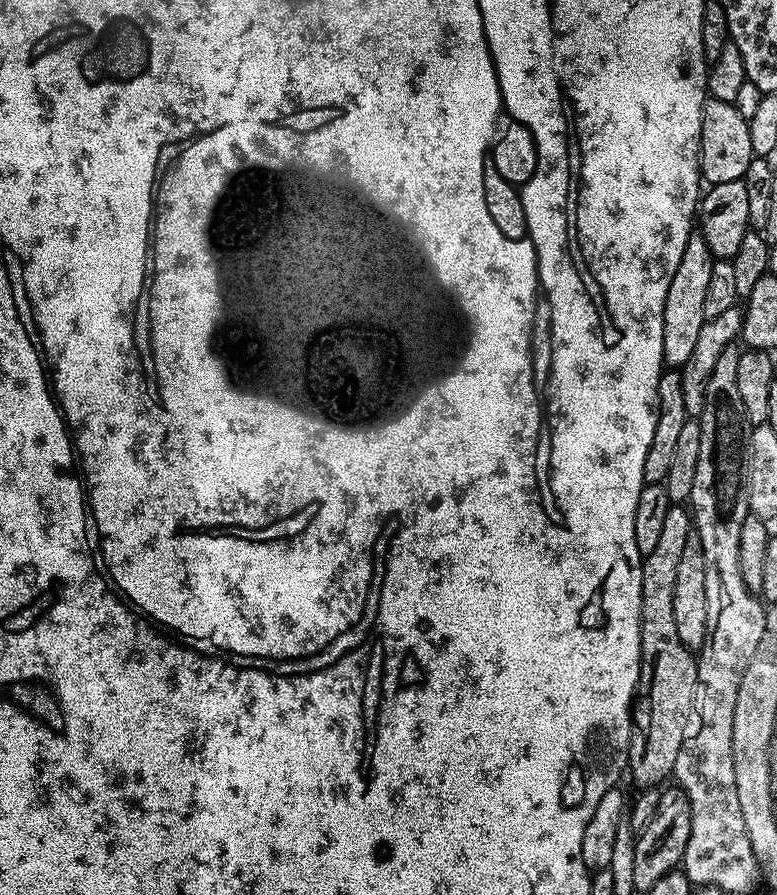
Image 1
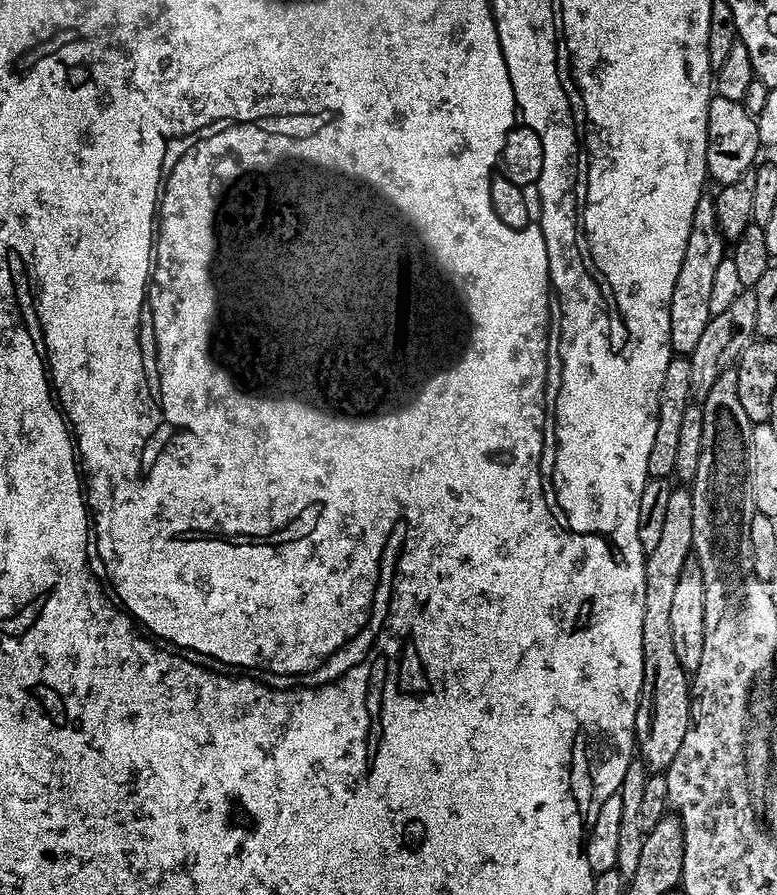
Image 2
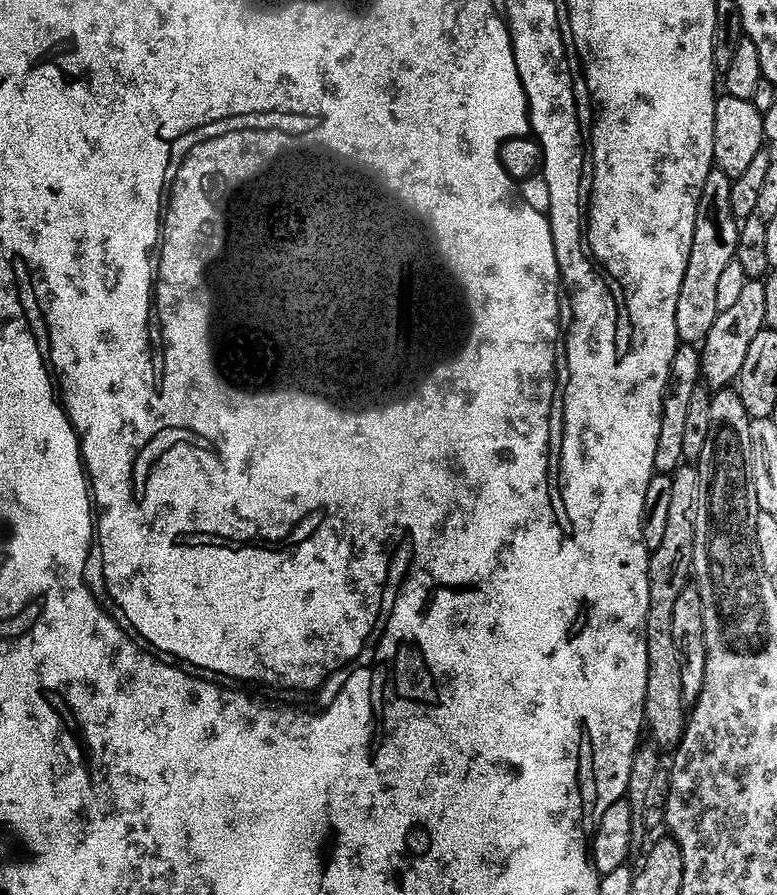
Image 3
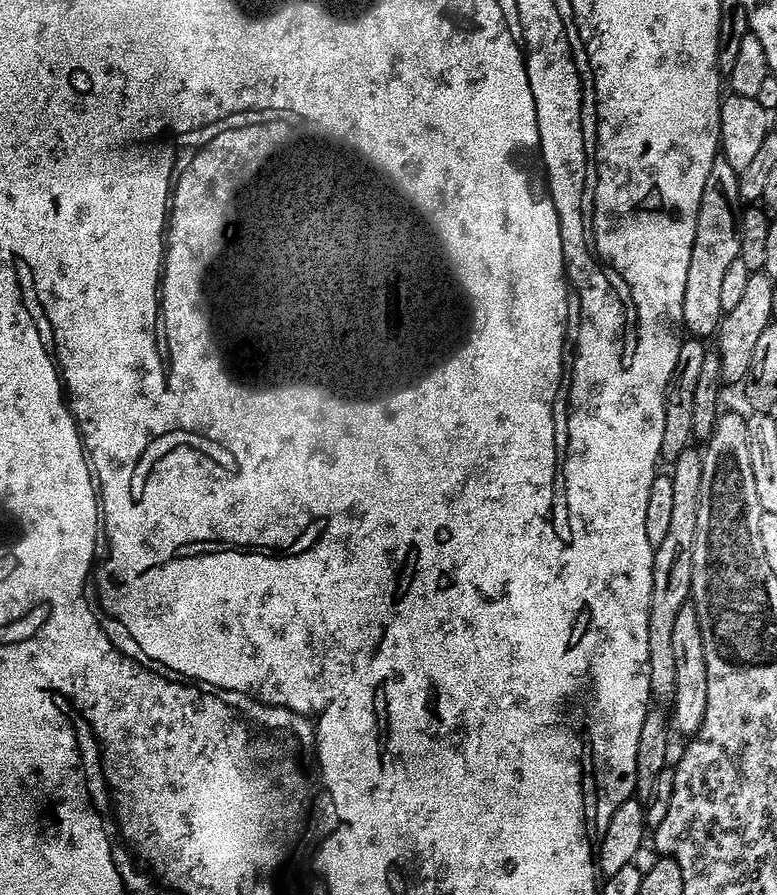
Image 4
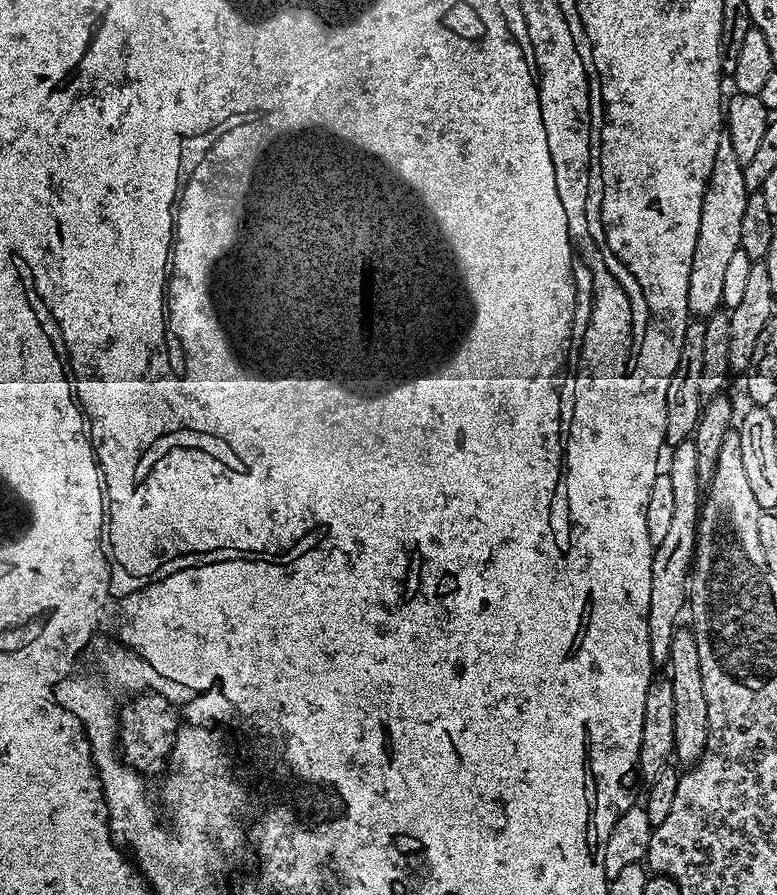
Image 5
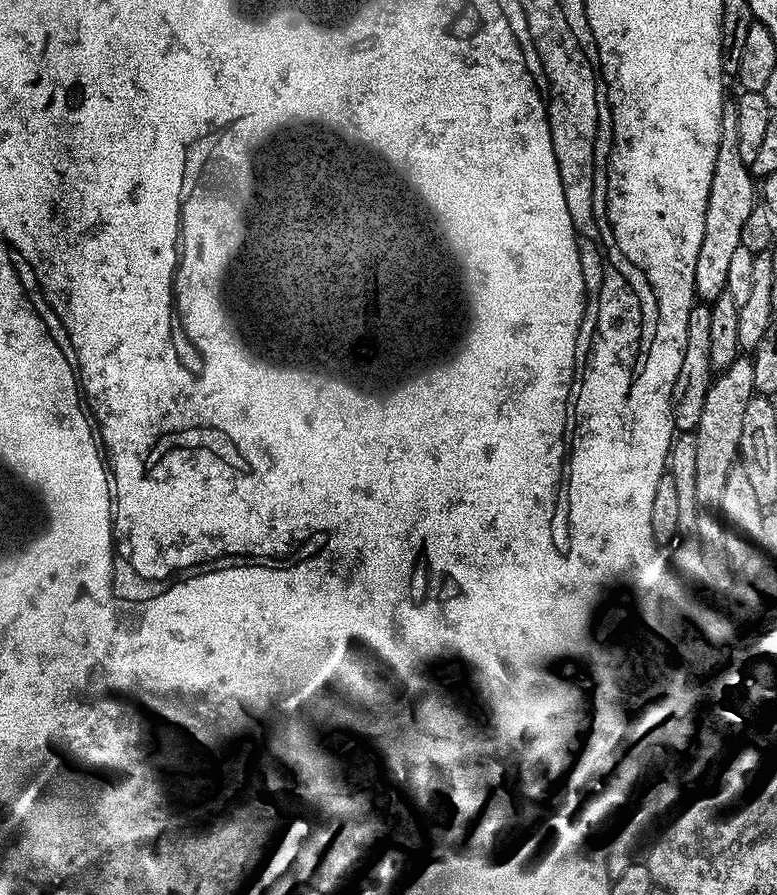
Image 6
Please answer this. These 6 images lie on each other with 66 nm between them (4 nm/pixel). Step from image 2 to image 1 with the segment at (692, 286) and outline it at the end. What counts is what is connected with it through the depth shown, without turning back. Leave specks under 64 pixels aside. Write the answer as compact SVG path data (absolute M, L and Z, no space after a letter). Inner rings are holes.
M699 234L688 237L686 250L682 250L682 262L670 278L670 290L666 290L666 310L662 314L662 354L669 369L679 370L690 359L694 345L704 325L702 305L706 298L706 289L710 283L710 270L714 257L706 238Z

